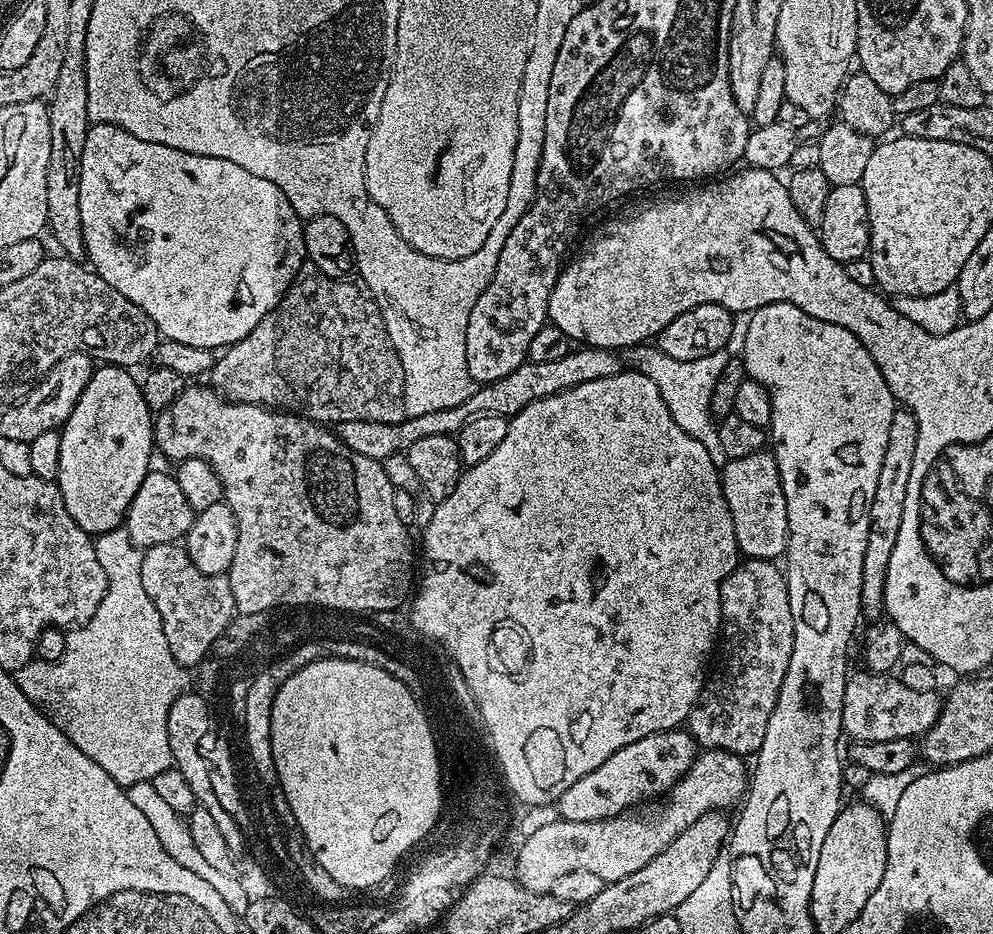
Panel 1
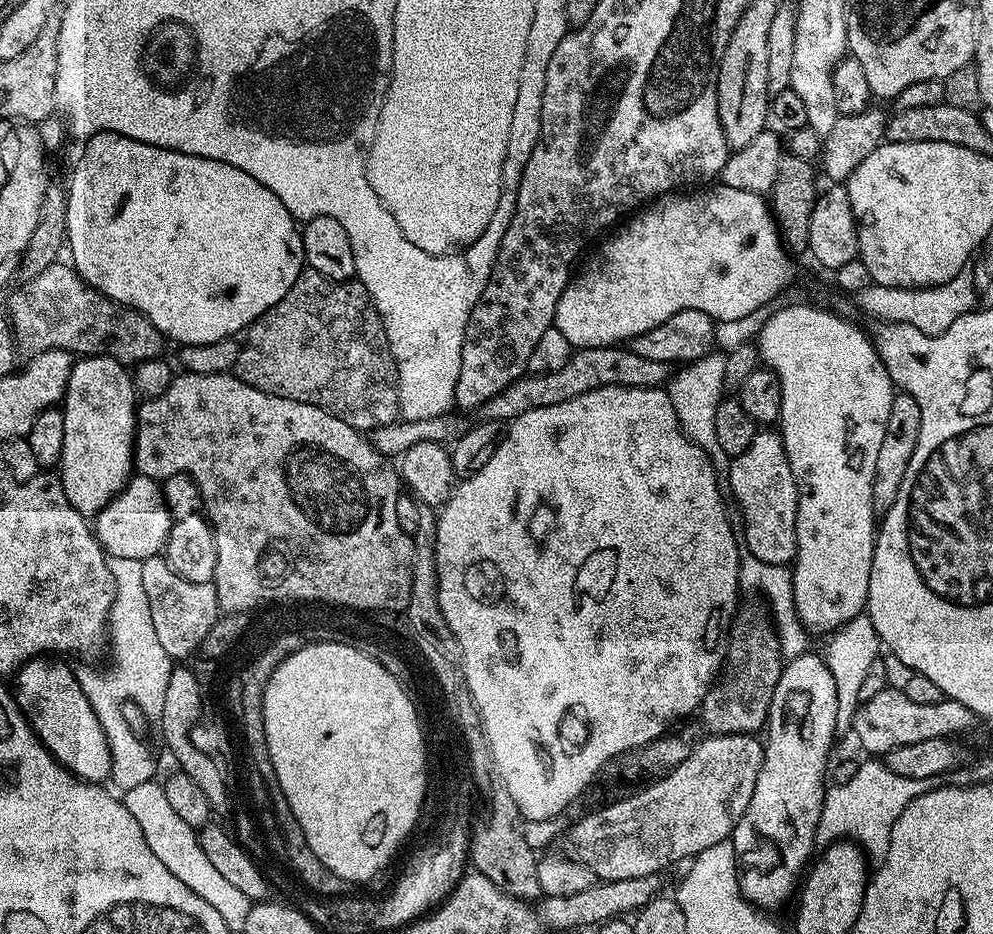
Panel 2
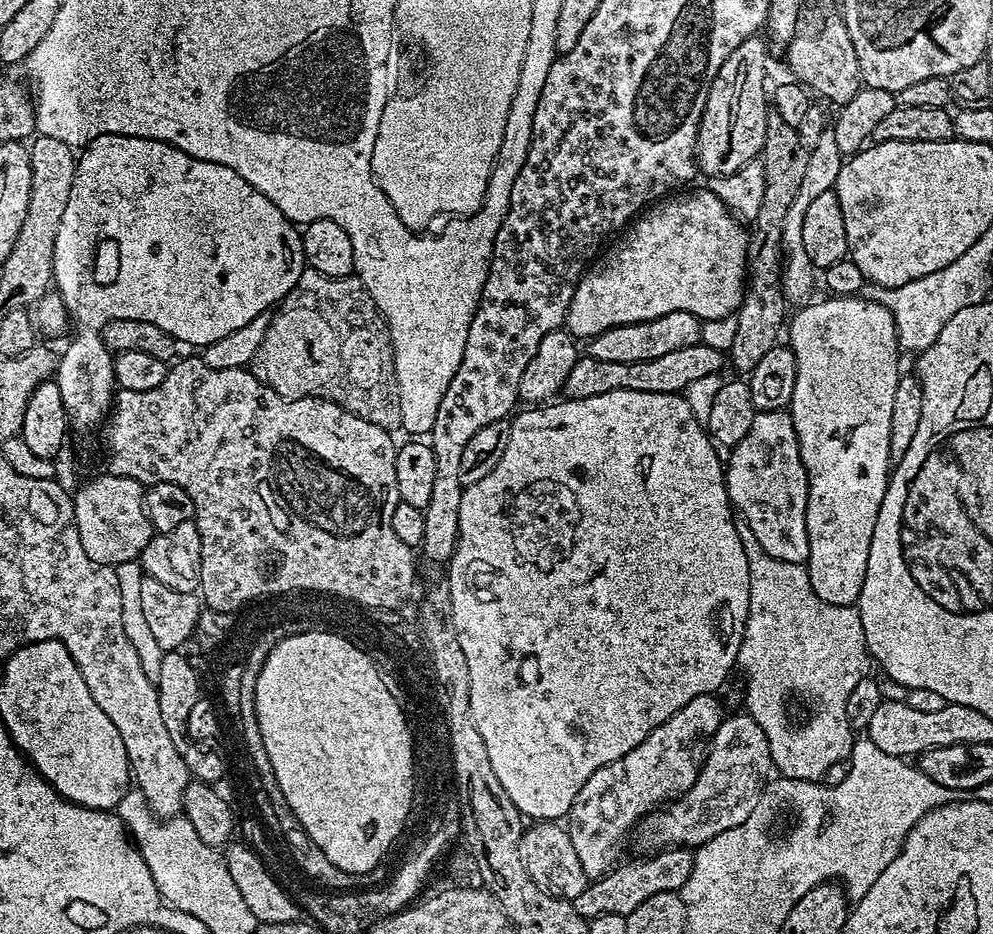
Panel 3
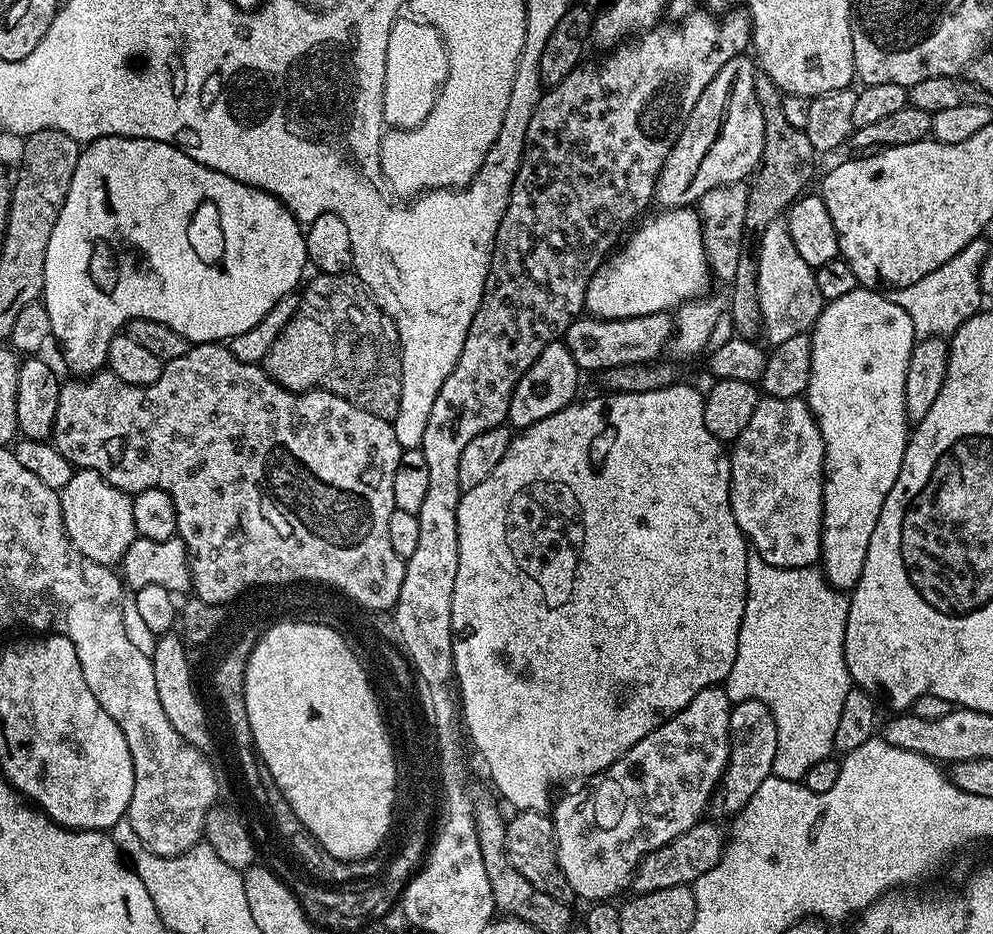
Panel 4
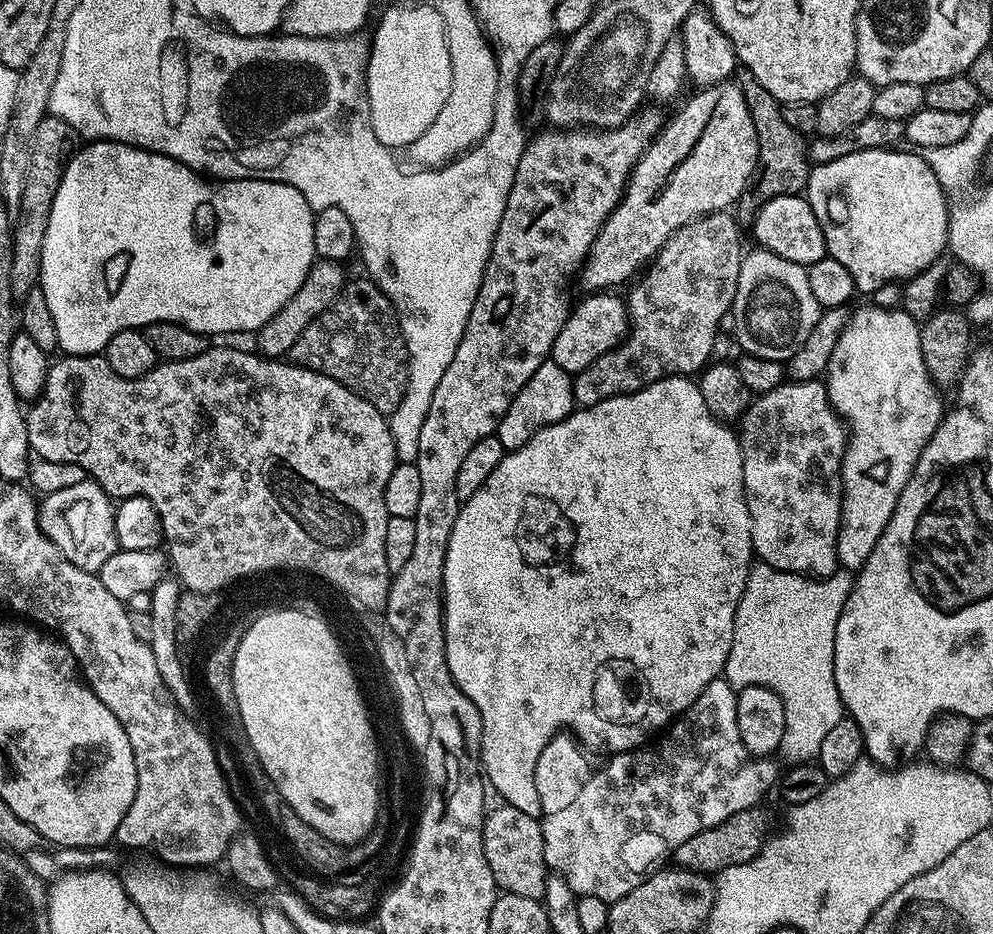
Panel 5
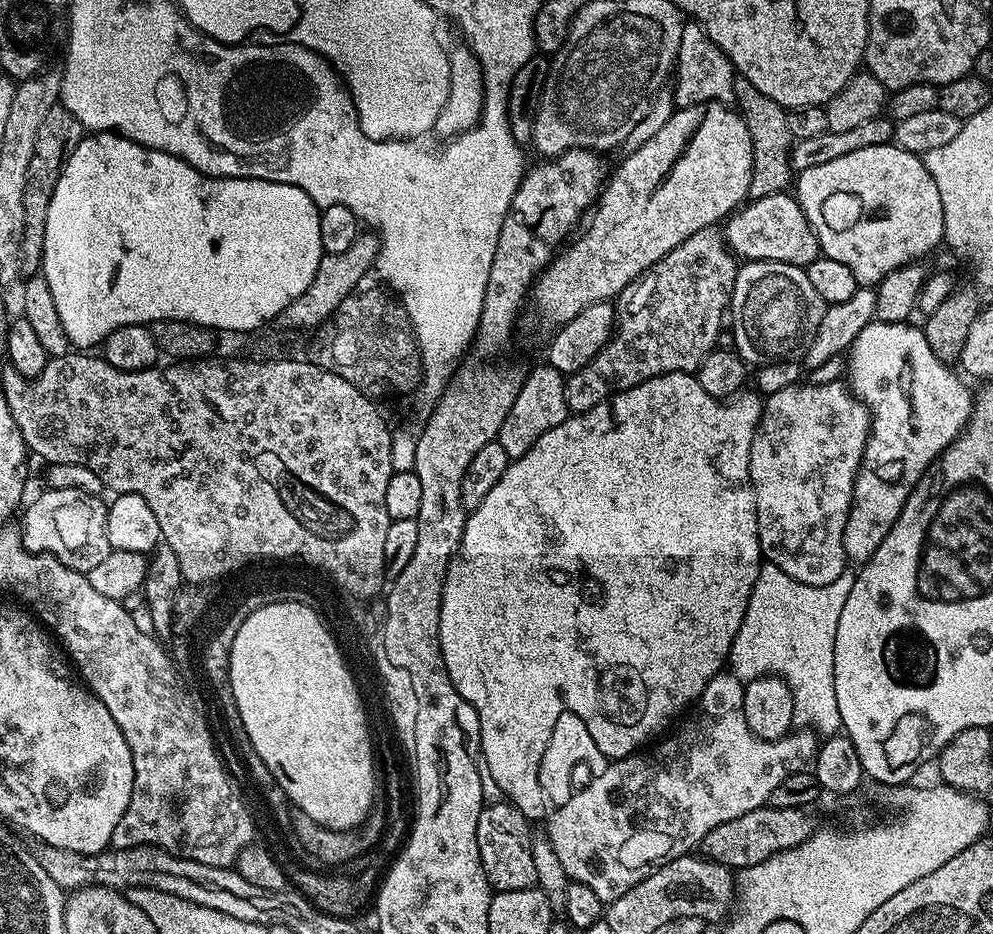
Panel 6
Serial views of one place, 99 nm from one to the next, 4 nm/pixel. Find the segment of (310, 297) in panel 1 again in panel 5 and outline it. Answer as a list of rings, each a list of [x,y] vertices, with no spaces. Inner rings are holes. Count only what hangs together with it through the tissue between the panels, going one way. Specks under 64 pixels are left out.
[[[349,279],[345,283],[336,300],[321,313],[319,319],[306,326],[306,330],[302,330],[298,342],[294,342],[290,356],[300,367],[326,374],[334,378],[334,382],[342,382],[342,386],[366,398],[370,406],[389,417],[394,410],[398,410],[398,402],[402,402],[404,392],[408,389],[408,351],[404,345],[404,336],[400,332],[398,313],[392,307],[392,301],[371,279],[363,279]]]

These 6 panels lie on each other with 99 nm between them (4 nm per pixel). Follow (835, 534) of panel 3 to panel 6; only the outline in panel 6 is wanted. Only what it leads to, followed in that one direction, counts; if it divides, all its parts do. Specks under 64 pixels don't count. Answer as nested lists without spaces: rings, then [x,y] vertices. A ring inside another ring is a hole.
[[[873,319],[871,324],[865,326],[862,331],[854,338],[851,348],[846,353],[846,361],[848,360],[848,380],[847,387],[852,395],[857,396],[863,404],[868,408],[868,413],[872,415],[872,431],[866,442],[866,450],[864,457],[860,463],[860,468],[856,472],[856,481],[854,482],[854,490],[852,491],[852,505],[850,506],[850,514],[846,518],[846,530],[844,531],[844,554],[849,561],[852,560],[856,566],[862,566],[874,554],[874,550],[878,550],[878,546],[882,546],[882,538],[886,538],[886,534],[890,534],[890,530],[894,526],[894,522],[898,522],[898,514],[902,514],[902,506],[906,502],[908,495],[914,490],[914,486],[922,478],[922,474],[929,466],[938,459],[941,452],[952,444],[953,440],[964,431],[965,424],[972,417],[972,402],[974,399],[973,389],[968,389],[958,377],[952,373],[953,369],[949,365],[944,364],[936,357],[934,350],[930,350],[930,342],[926,342],[923,327],[912,325],[912,322],[891,324],[890,322]]]

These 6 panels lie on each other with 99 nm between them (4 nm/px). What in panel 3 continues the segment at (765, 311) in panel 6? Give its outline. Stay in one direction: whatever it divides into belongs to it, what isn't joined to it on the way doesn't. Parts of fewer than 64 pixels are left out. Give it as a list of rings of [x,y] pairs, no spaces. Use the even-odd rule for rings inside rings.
[[[829,128],[819,138],[819,146],[809,151],[808,163],[806,164],[805,175],[802,177],[801,187],[798,189],[797,194],[795,194],[794,200],[791,202],[788,212],[786,212],[786,216],[784,216],[781,234],[783,253],[782,289],[784,297],[793,305],[801,305],[811,297],[809,295],[814,286],[814,275],[816,275],[816,269],[810,262],[802,239],[802,223],[806,216],[807,207],[819,195],[835,189],[843,161],[844,157],[838,150],[834,134]]]

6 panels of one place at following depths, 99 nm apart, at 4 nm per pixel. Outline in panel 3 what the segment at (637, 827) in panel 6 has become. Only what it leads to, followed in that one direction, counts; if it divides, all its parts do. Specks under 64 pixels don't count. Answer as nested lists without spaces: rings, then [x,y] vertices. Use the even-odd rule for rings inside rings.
[[[715,695],[690,698],[678,714],[666,718],[662,726],[650,730],[630,754],[622,754],[618,762],[608,762],[578,790],[566,817],[570,842],[578,853],[578,862],[589,878],[599,878],[612,871],[617,863],[616,843],[631,833],[637,823],[650,812],[688,792],[698,778],[708,746],[722,719]]]

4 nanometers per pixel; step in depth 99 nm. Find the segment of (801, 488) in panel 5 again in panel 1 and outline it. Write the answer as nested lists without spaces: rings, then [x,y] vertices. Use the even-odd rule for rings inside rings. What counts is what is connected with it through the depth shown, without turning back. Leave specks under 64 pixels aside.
[[[771,451],[750,454],[746,458],[734,458],[723,465],[720,485],[734,522],[734,538],[741,557],[749,560],[771,560],[783,557],[788,546],[788,523],[786,522],[786,494],[782,494],[782,482],[778,474],[778,462]]]

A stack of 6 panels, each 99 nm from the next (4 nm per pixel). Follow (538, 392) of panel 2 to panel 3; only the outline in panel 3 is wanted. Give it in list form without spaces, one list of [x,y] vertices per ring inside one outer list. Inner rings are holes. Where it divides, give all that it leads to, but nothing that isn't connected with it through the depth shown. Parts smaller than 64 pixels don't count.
[[[701,342],[694,346],[686,346],[683,350],[674,350],[658,358],[650,358],[650,362],[602,362],[602,358],[584,354],[574,362],[574,370],[570,370],[564,383],[563,395],[569,400],[578,398],[594,398],[594,394],[610,394],[610,390],[642,390],[646,394],[684,394],[690,382],[698,382],[698,378],[715,376],[726,368],[726,356],[712,344]]]

